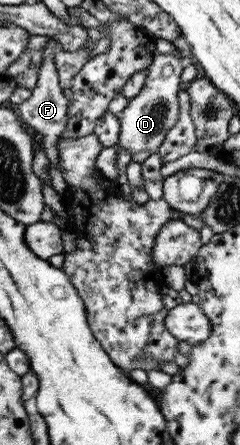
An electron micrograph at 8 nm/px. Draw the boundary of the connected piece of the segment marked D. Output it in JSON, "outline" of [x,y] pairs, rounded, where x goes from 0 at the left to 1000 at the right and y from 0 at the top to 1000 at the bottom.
{"outline":[[[650,121],[613,155],[600,196],[558,222],[496,256],[504,272],[500,317],[488,330],[529,335],[546,346],[583,339],[650,342],[654,330],[688,310],[692,297],[742,267],[738,211],[763,204],[746,169],[775,137],[754,135],[754,124]]]}

